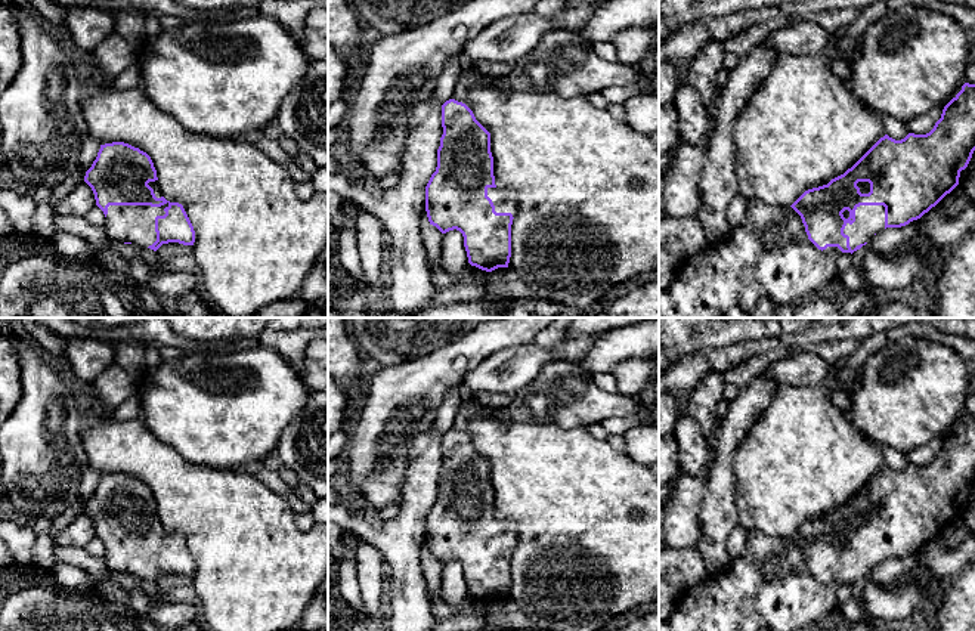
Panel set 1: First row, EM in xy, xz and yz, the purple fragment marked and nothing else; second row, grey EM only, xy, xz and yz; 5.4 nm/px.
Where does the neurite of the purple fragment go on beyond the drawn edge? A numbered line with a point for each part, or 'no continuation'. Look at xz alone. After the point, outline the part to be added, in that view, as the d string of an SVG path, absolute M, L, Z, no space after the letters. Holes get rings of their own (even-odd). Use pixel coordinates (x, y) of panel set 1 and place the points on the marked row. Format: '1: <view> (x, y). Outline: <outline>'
1: xz (504, 200). Outline: M488 188L488 197L492 199L496 213L511 213L513 217L516 217L519 210L519 199L514 191Z

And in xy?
1: xy (126, 223). Outline: M168 202L161 207L151 205L109 205L105 220L105 229L112 241L131 242L137 247L149 247L157 241L155 217L164 216L164 208Z

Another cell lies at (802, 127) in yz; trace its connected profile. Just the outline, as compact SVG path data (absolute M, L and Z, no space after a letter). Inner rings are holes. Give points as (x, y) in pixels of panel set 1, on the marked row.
M821 55L779 56L734 123L739 194L790 207L805 191L844 174L885 134L882 115L858 102Z

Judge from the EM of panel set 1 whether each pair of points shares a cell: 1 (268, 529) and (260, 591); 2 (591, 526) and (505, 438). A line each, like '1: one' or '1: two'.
1: one
2: one

